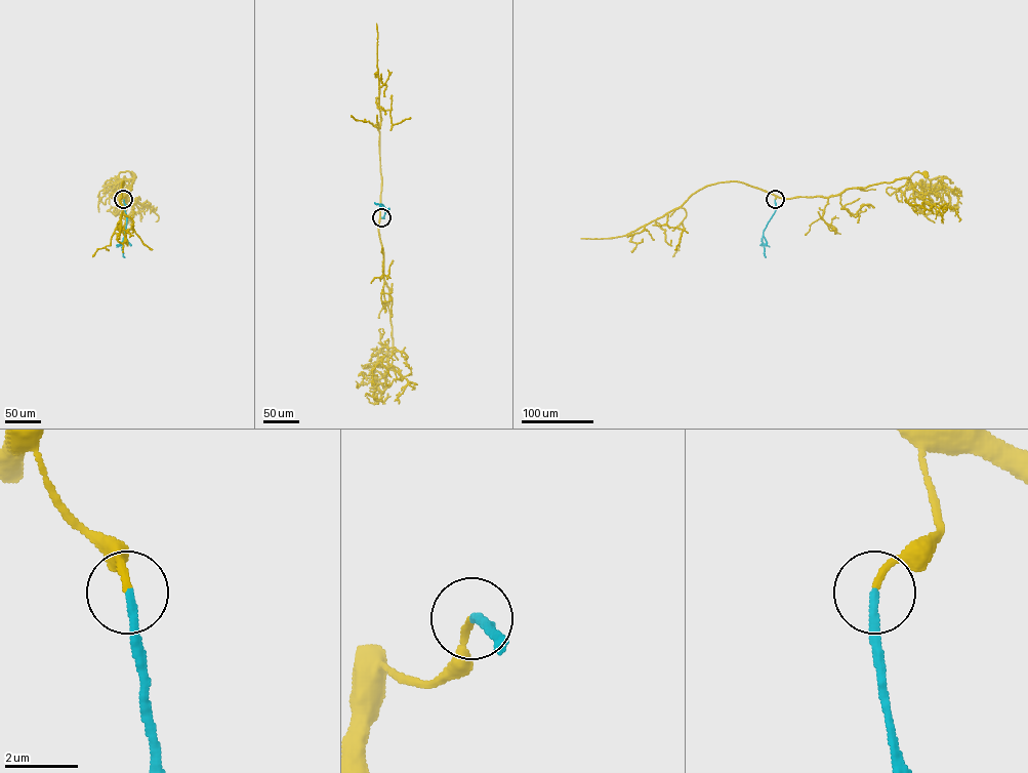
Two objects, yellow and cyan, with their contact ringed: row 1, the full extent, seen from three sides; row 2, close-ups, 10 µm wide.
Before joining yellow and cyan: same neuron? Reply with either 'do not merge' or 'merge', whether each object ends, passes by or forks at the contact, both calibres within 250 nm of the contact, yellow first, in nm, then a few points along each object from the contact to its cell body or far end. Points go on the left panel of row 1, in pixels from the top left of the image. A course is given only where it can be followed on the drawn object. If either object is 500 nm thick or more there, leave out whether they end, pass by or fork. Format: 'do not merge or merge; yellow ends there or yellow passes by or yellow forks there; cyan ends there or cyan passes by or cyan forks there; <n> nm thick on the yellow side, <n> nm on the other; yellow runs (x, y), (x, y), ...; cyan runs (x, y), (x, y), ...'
merge; yellow ends there; cyan ends there; 190 nm thick on the yellow side, 220 nm on the other; yellow runs (123, 199), (120, 198), (125, 197), (134, 177), (122, 179), (118, 174), (128, 171), (133, 174); cyan runs (123, 199), (127, 218), (121, 244), (124, 257)

